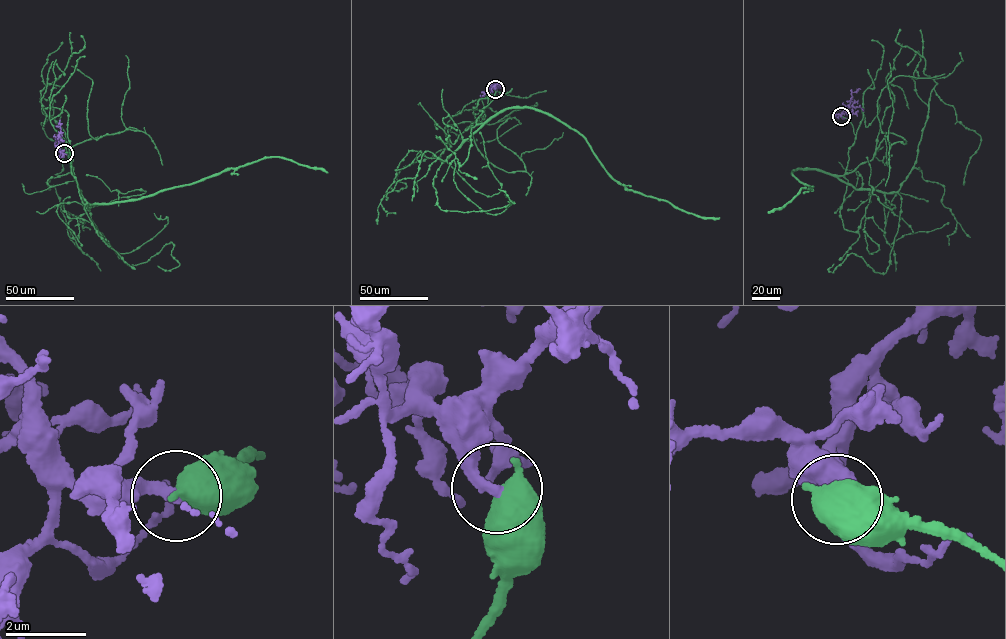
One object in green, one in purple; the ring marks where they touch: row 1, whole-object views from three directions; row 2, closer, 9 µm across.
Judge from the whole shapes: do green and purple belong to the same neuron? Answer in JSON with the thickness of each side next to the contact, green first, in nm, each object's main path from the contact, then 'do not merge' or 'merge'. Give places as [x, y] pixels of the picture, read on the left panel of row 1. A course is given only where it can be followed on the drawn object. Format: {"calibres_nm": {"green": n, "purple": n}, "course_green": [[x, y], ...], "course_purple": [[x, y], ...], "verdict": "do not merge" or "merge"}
{"calibres_nm": {"green": 850, "purple": 320}, "course_green": [[64, 153], [88, 210], [64, 131], [41, 97], [55, 101], [41, 124], [63, 152], [54, 174]], "course_purple": [[64, 153], [57, 146], [60, 120]], "verdict": "do not merge"}

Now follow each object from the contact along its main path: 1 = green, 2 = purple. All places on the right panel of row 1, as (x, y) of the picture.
1: (841, 116), (856, 138), (839, 178), (897, 191), (914, 165), (934, 89), (981, 137), (963, 183)
2: (841, 116), (844, 107), (850, 103), (851, 93), (860, 89)

